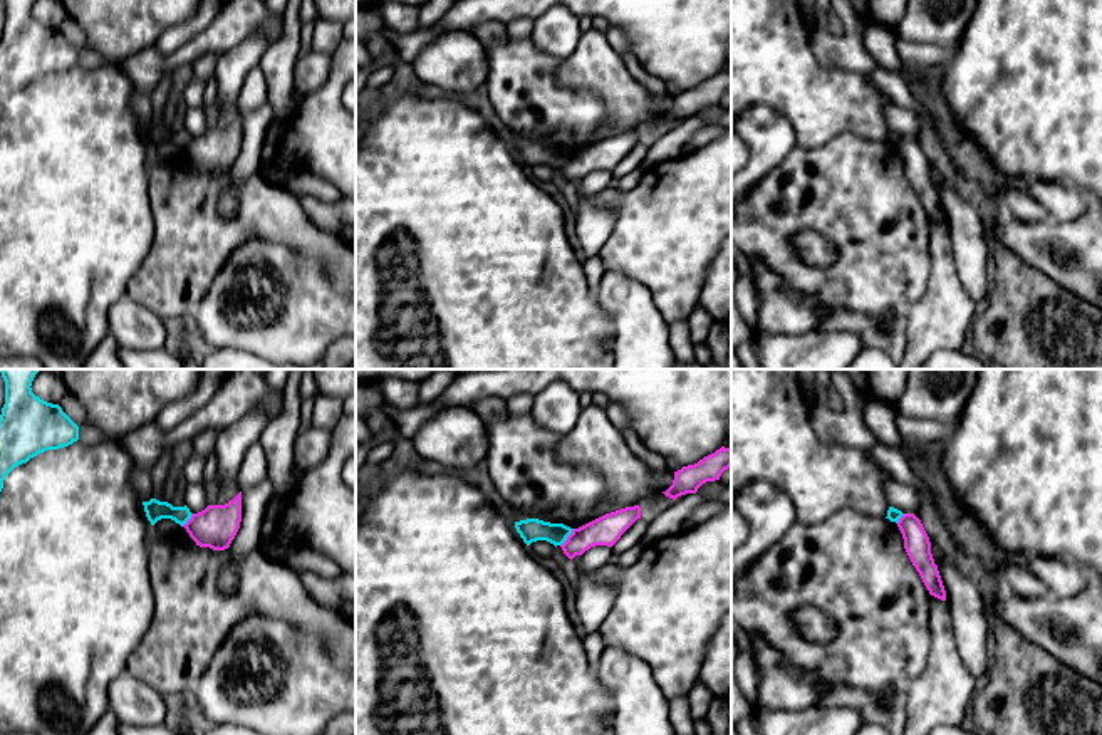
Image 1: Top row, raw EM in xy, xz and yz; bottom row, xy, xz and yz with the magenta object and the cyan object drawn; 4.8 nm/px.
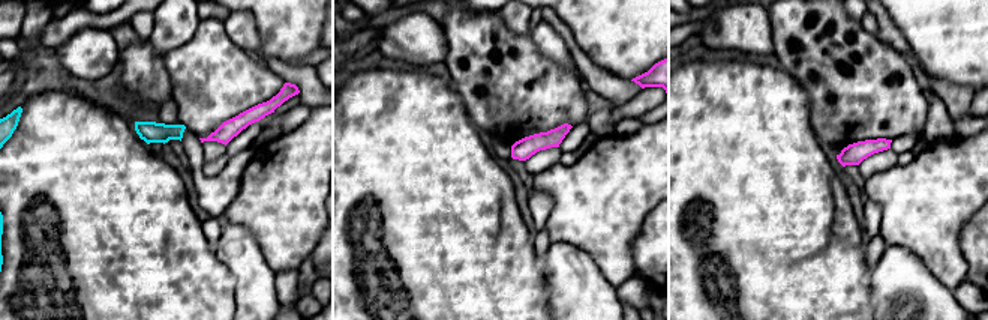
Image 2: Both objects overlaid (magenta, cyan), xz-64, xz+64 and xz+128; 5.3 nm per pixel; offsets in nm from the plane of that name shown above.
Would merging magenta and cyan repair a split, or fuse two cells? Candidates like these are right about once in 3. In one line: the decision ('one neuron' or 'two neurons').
two neurons

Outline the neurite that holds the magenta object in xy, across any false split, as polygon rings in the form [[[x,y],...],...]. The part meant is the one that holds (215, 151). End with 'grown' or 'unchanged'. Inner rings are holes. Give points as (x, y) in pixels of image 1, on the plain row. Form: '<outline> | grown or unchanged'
[[[242,116],[225,129],[208,129],[183,149],[200,171],[225,175],[242,146]]] | unchanged

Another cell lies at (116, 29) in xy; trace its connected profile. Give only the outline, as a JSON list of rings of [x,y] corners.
[[[62,0],[87,44],[109,60],[153,47],[171,27],[198,12],[200,0]]]

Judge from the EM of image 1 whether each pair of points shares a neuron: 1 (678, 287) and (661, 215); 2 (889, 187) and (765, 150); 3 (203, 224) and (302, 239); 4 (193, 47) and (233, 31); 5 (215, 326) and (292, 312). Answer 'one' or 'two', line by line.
1: one
2: two
3: one
4: one
5: one

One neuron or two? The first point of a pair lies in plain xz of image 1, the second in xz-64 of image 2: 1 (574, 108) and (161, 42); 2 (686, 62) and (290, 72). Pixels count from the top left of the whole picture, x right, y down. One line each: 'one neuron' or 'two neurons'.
1: two neurons
2: two neurons

